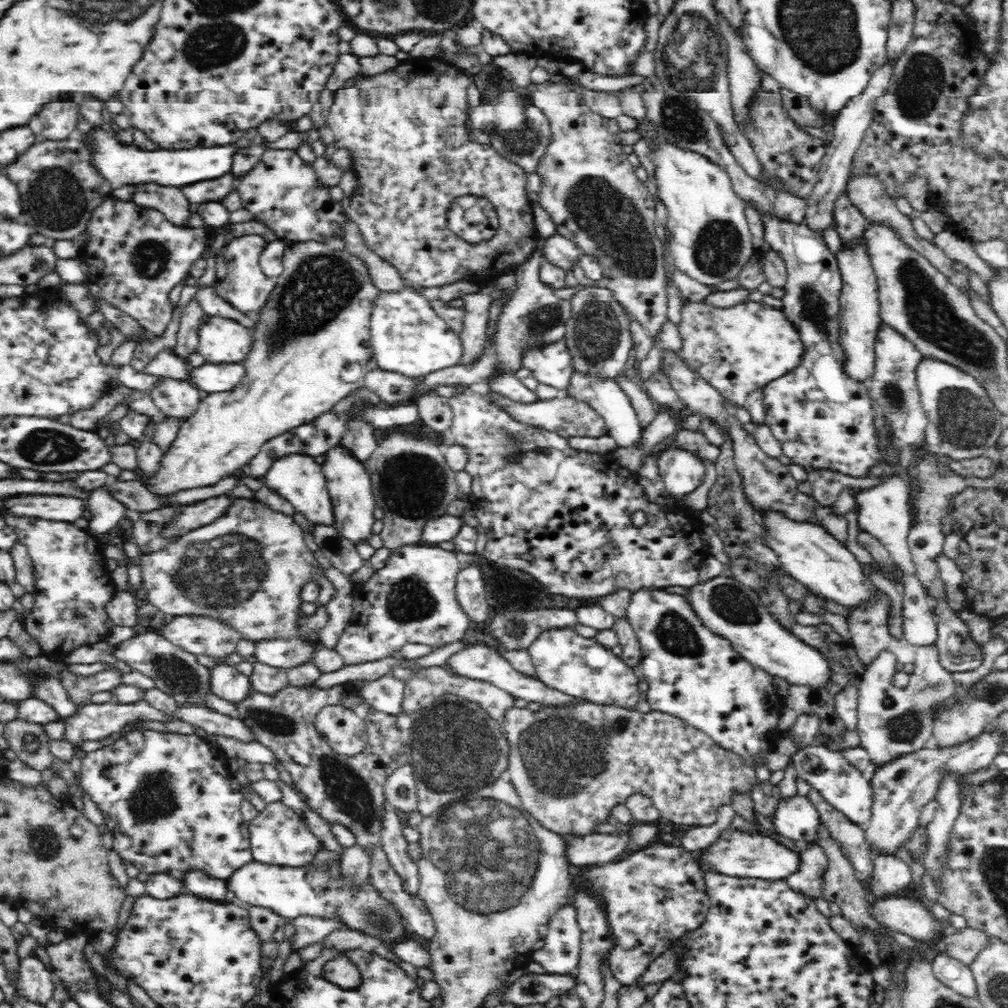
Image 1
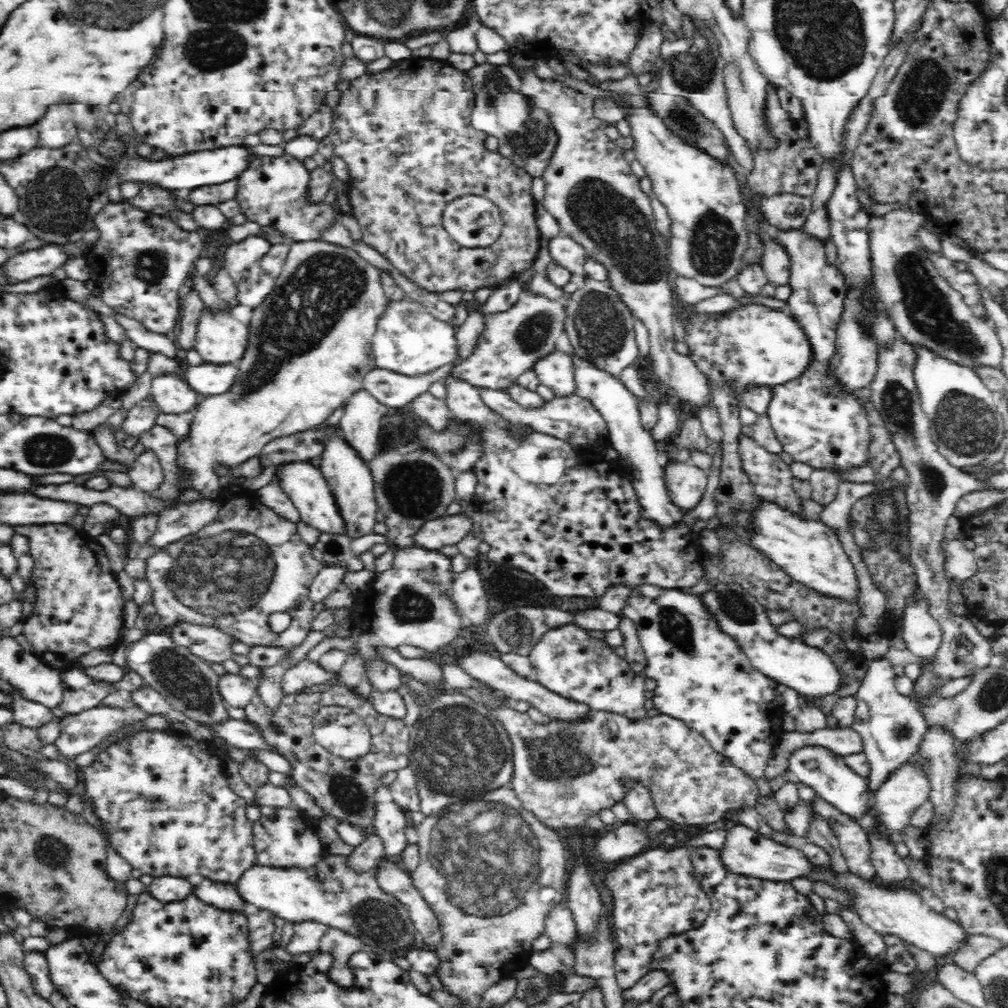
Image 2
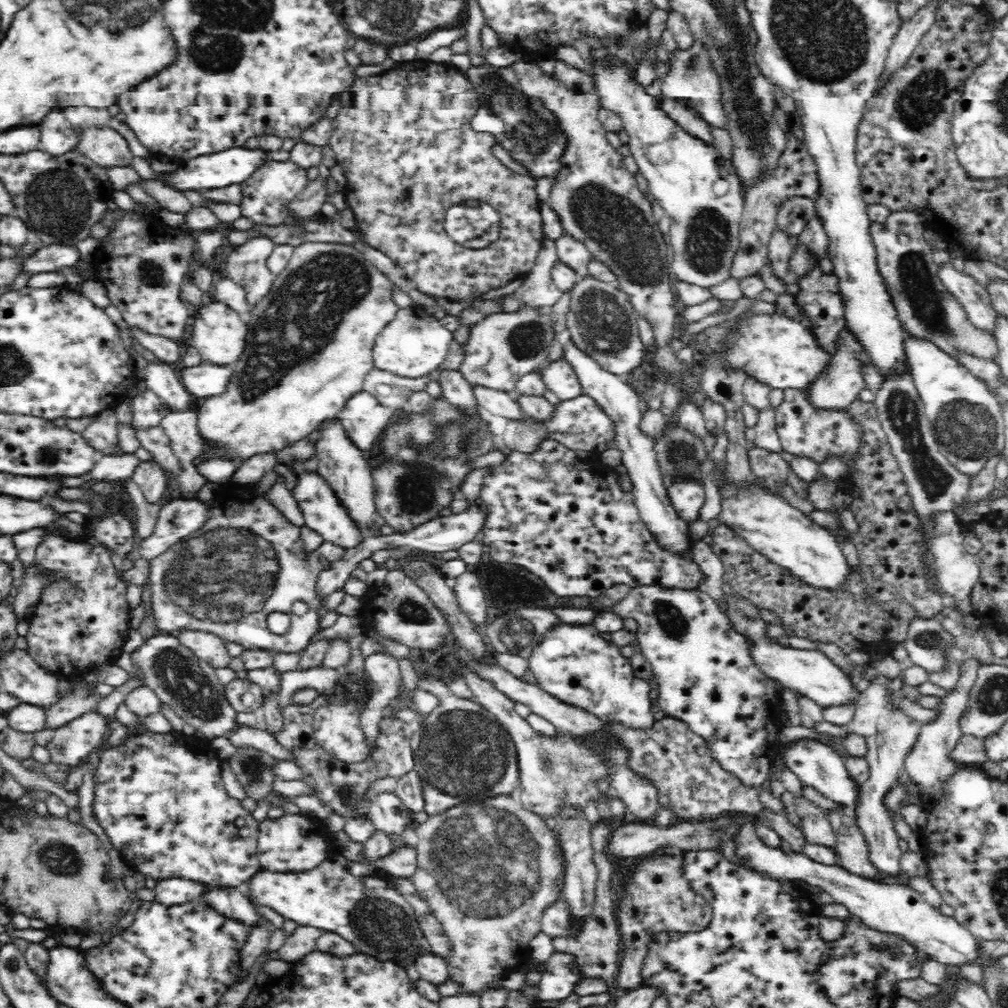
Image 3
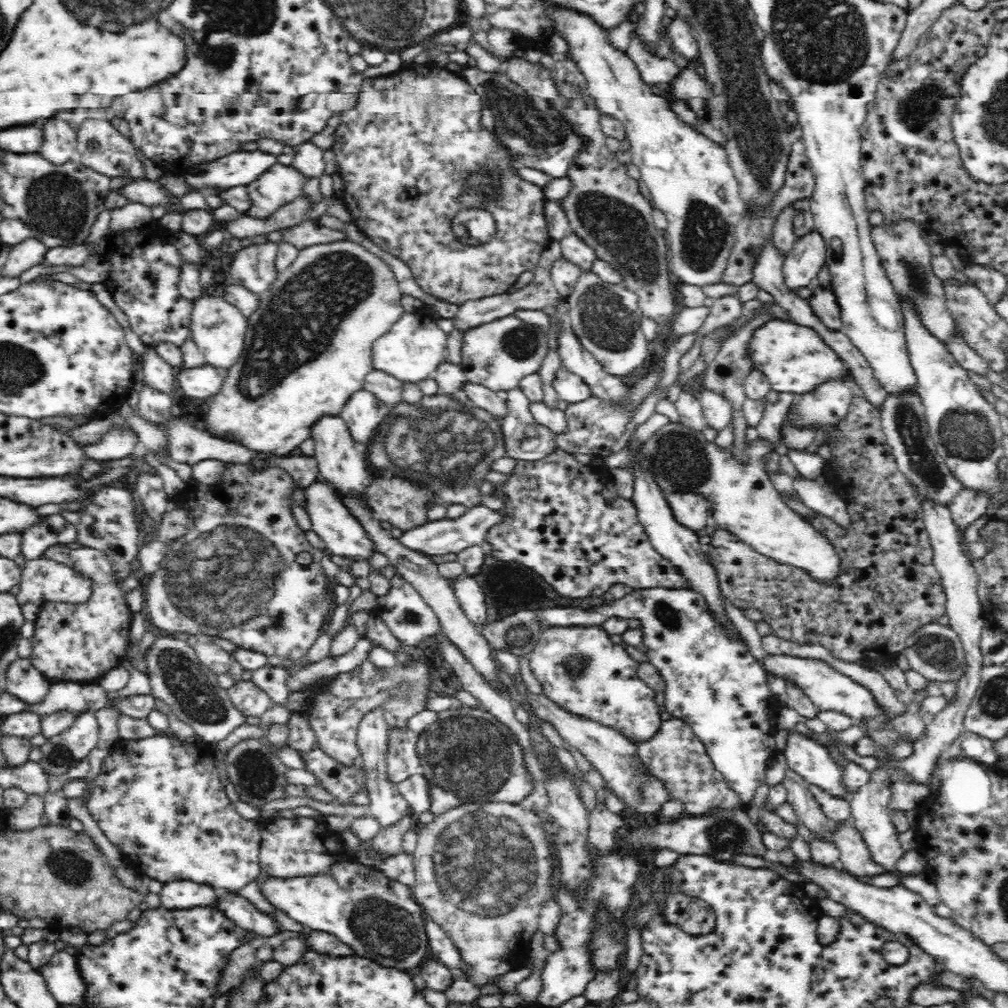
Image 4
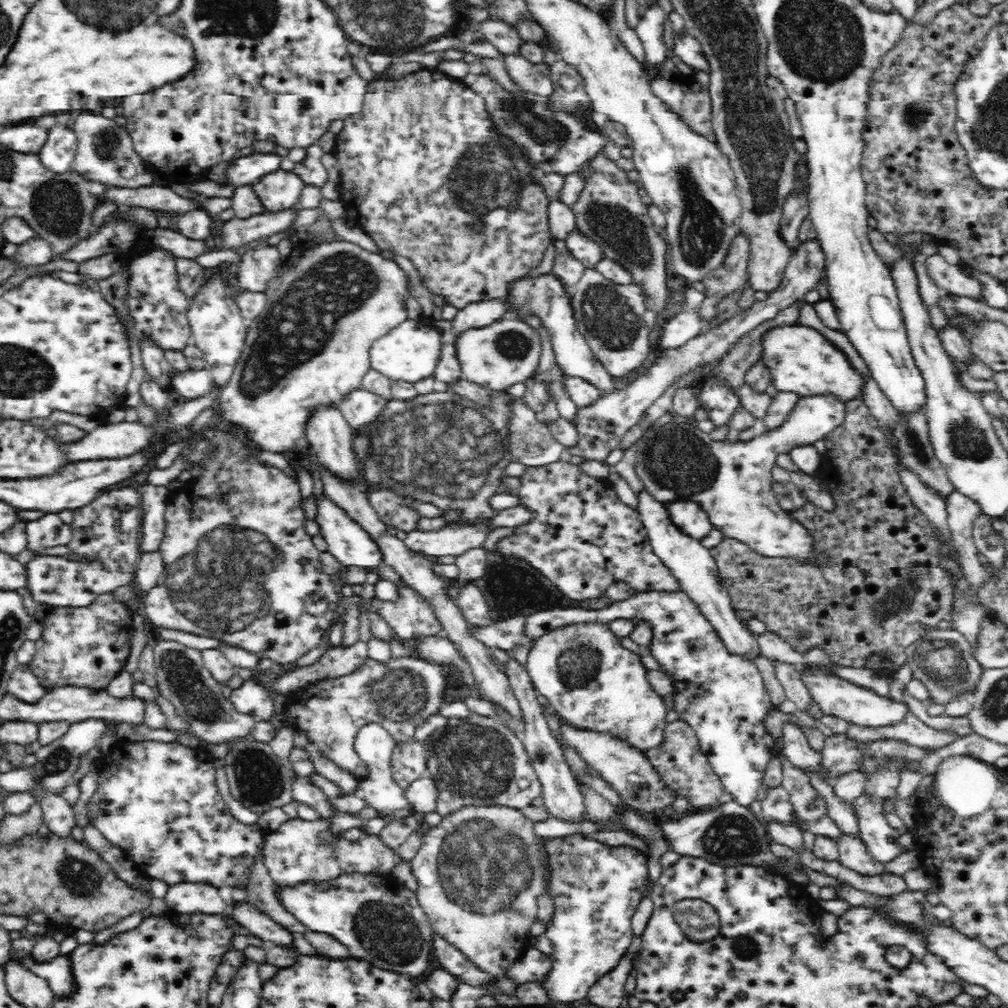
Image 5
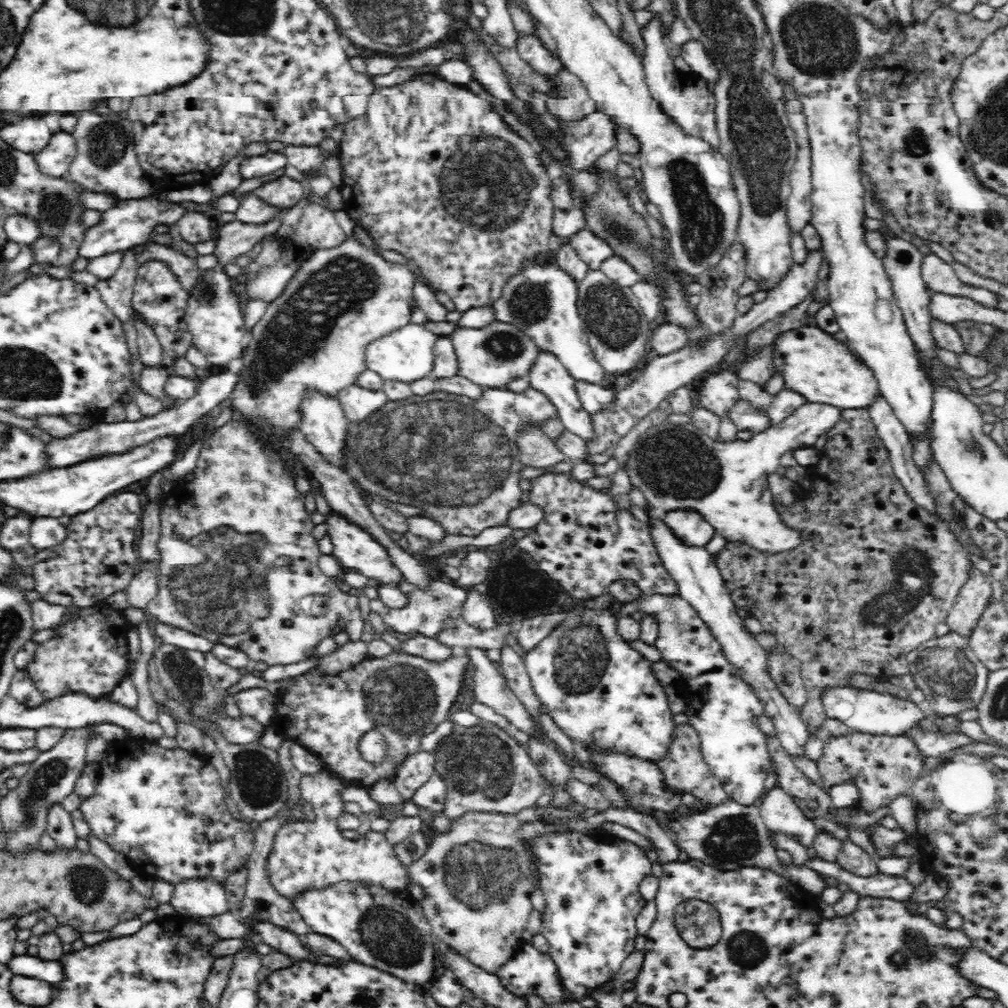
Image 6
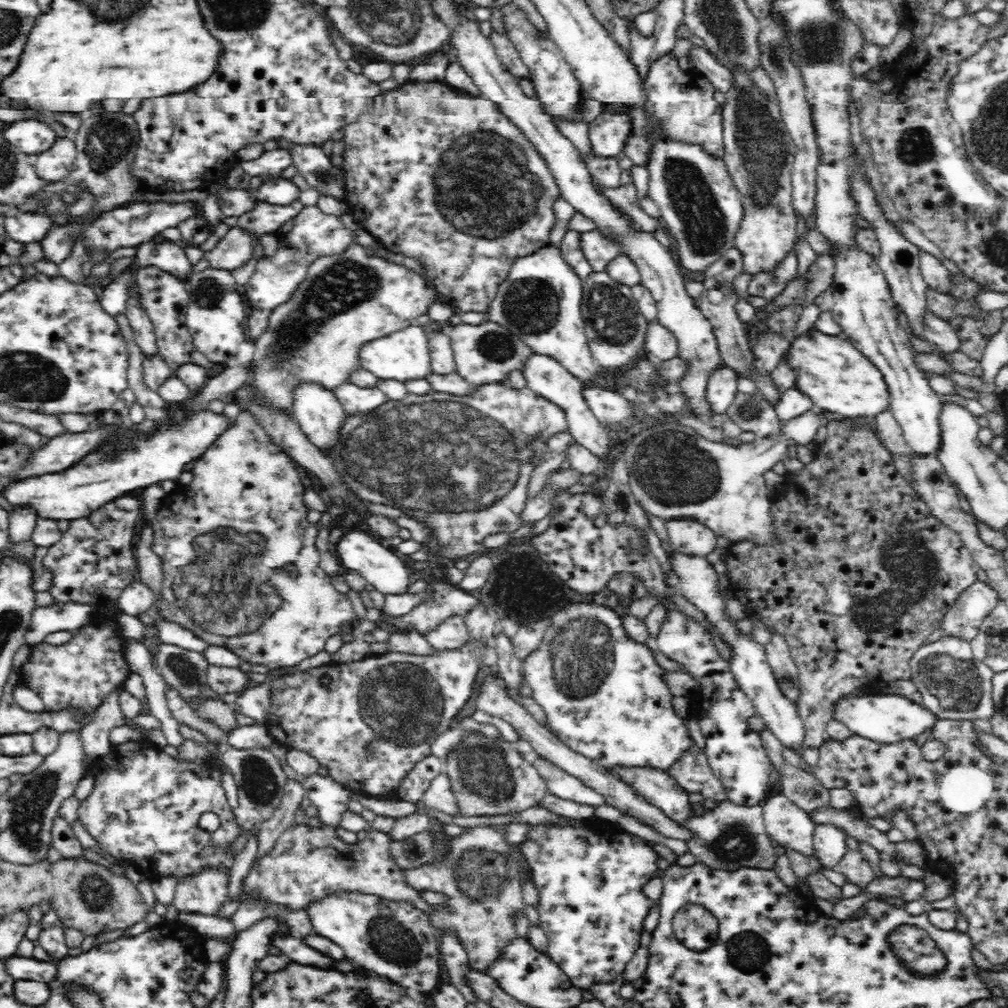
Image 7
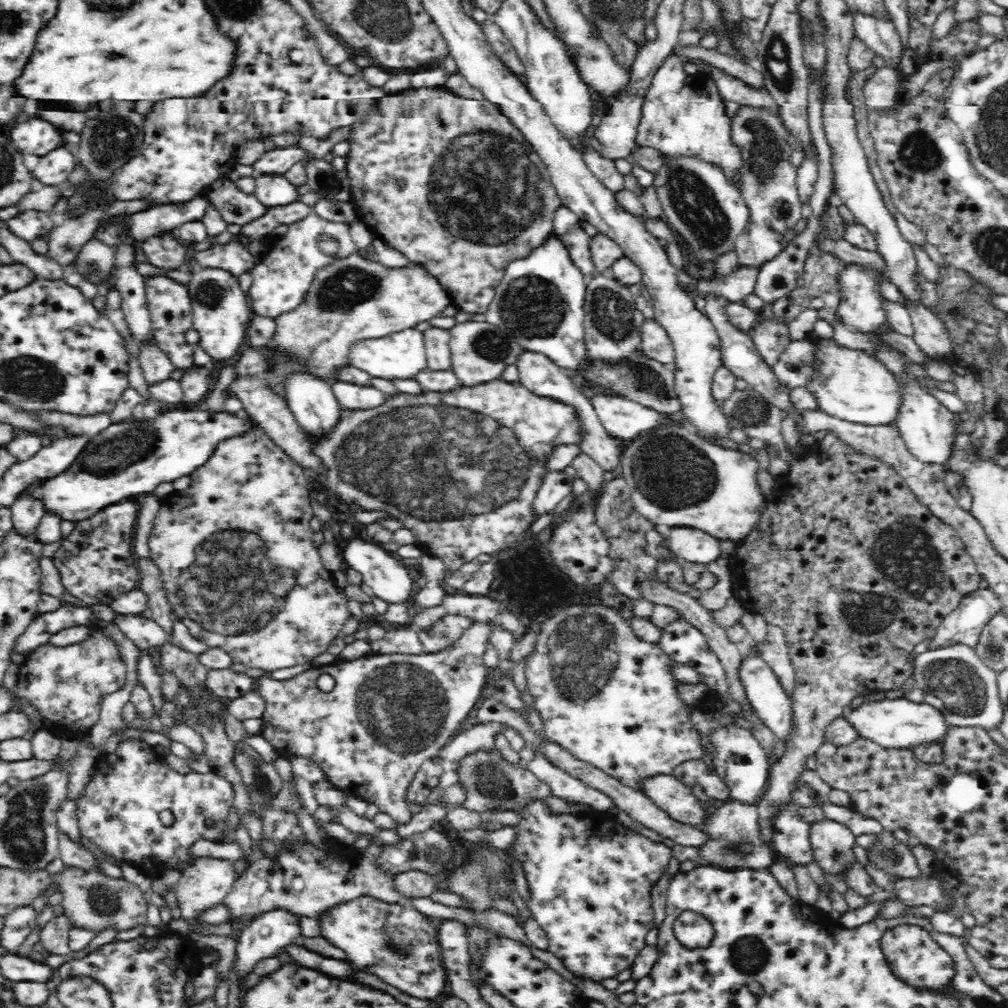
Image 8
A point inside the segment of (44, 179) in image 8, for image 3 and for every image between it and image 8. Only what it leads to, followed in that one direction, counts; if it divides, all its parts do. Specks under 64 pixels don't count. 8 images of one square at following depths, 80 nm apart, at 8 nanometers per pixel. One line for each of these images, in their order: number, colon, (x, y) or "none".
3: (58, 137)
4: (59, 144)
5: (58, 153)
6: (54, 159)
7: (53, 164)

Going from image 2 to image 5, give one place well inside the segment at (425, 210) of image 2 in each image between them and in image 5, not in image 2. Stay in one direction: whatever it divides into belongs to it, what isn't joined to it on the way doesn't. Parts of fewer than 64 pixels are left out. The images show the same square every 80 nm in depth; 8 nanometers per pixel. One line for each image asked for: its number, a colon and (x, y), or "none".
3: (404, 137)
4: (412, 135)
5: (425, 140)

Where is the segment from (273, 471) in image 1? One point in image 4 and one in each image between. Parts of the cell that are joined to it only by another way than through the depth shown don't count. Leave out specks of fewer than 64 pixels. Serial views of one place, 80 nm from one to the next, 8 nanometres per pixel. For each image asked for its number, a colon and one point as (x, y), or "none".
2: (303, 483)
3: (323, 513)
4: (332, 521)

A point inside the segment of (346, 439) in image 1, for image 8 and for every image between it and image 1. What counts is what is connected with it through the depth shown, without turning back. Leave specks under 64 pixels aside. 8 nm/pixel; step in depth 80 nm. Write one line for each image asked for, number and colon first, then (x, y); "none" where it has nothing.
2: (360, 425)
3: (363, 418)
4: (363, 412)
5: (361, 407)
6: (358, 403)
7: (354, 400)
8: (350, 396)

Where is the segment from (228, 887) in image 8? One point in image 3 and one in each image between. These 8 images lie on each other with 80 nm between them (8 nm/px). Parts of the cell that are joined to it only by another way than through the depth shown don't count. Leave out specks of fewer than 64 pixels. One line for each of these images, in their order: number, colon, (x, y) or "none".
3: (170, 891)
4: (178, 893)
5: (185, 897)
6: (200, 896)
7: (204, 893)

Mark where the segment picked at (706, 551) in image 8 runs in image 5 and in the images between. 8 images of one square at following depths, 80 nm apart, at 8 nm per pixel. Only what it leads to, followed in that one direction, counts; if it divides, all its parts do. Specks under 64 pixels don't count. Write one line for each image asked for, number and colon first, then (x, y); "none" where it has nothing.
5: (688, 515)
6: (690, 525)
7: (688, 535)

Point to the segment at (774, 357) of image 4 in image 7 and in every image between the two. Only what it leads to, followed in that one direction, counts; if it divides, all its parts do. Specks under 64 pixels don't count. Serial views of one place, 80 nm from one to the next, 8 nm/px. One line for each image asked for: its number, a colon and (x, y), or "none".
5: (800, 360)
6: (818, 365)
7: (827, 369)

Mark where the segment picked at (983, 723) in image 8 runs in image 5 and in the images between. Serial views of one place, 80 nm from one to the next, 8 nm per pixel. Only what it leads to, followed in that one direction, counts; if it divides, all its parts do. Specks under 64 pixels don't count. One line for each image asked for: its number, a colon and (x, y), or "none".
5: (941, 659)
6: (946, 669)
7: (953, 685)

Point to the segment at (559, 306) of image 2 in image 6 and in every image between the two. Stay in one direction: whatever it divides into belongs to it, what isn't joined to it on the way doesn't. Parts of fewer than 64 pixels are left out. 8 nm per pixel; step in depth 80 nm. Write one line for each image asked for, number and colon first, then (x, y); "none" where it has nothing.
3: (503, 347)
4: (497, 354)
5: (507, 352)
6: (493, 356)

